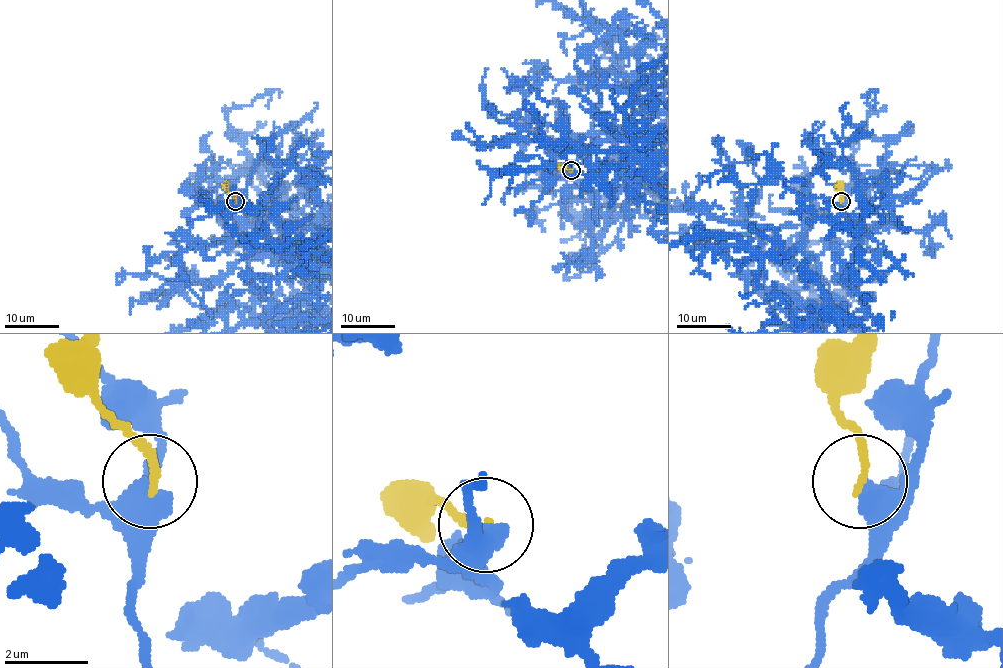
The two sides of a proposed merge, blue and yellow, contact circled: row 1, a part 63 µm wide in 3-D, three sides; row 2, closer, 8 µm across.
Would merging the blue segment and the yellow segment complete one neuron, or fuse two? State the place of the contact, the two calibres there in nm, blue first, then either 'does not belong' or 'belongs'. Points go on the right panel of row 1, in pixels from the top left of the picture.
place (841, 201); calibres 550 and 180 nm; does not belong

